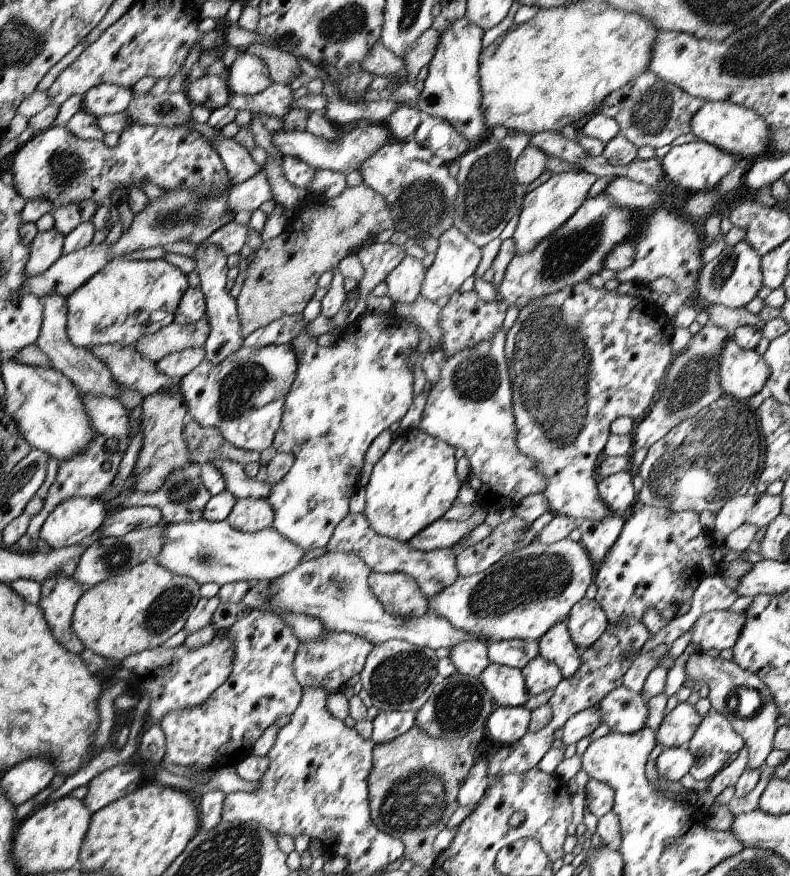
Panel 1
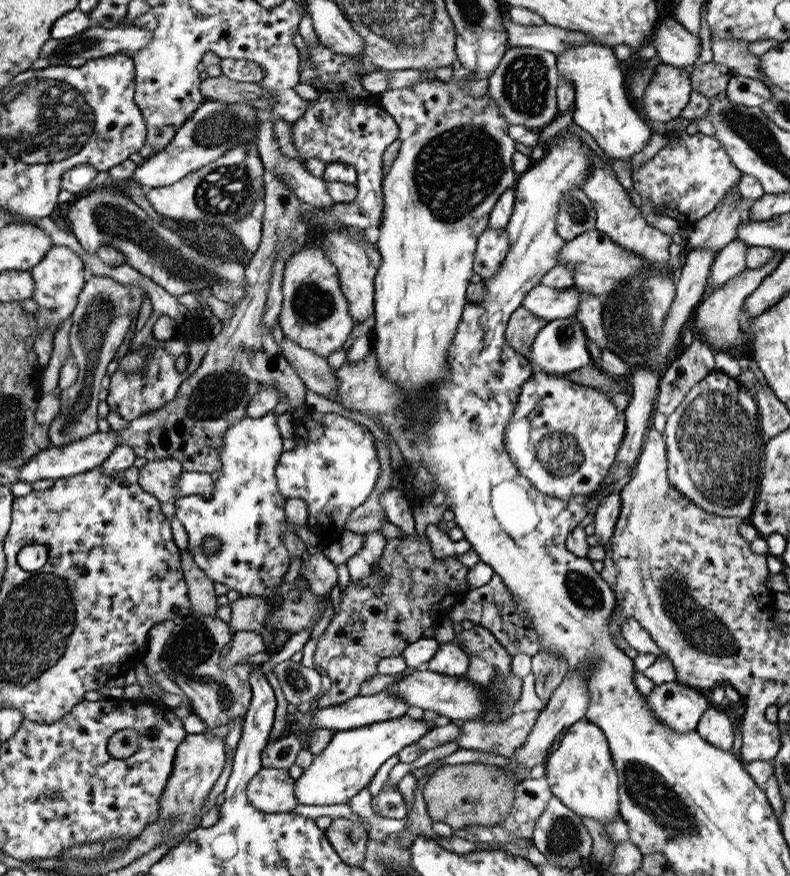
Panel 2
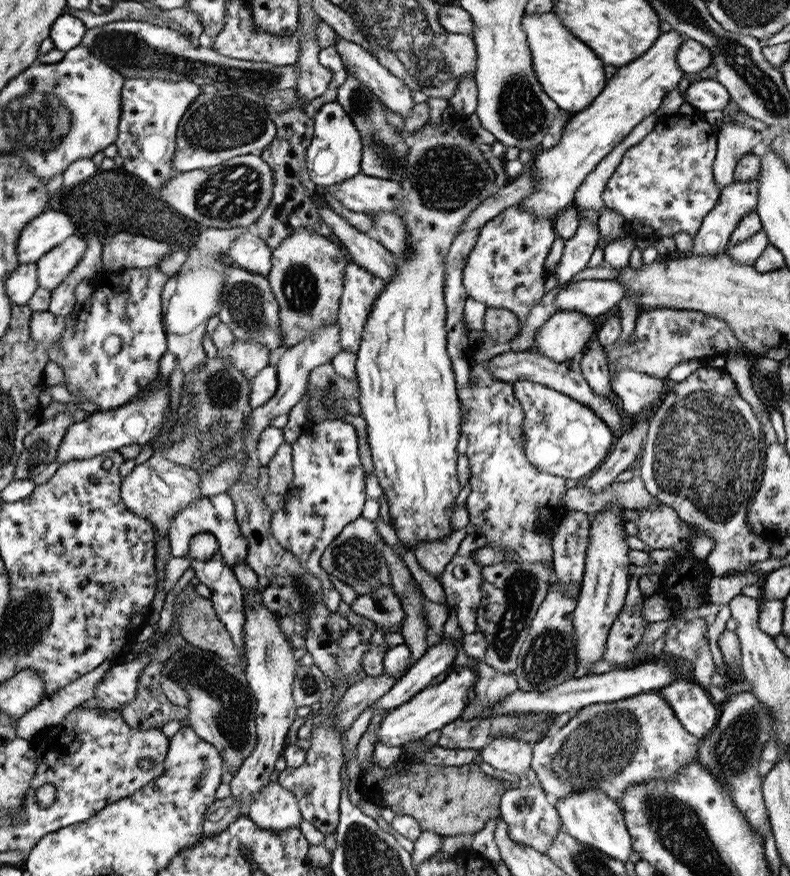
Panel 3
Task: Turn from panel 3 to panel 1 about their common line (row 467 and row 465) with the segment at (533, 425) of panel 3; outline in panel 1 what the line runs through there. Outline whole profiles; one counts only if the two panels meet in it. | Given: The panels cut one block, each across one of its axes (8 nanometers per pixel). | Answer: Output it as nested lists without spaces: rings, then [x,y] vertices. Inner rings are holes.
[[[588,281],[580,282],[576,286],[570,286],[566,290],[558,290],[554,294],[548,294],[546,298],[534,298],[534,302],[528,302],[522,310],[519,310],[514,325],[506,334],[505,357],[510,363],[508,372],[512,385],[513,411],[516,420],[516,446],[521,454],[534,458],[535,468],[538,468],[546,476],[546,488],[543,490],[544,498],[548,500],[549,510],[554,514],[565,514],[570,518],[584,518],[584,520],[604,520],[608,516],[621,516],[618,512],[612,512],[598,492],[599,480],[596,480],[596,470],[603,457],[604,446],[610,436],[610,426],[619,416],[629,416],[639,422],[650,412],[650,406],[654,404],[662,380],[666,378],[666,370],[674,358],[670,339],[676,328],[673,319],[665,313],[665,309],[656,304],[652,299],[634,298],[634,296],[622,296],[616,289],[608,291],[605,288],[595,288]]]

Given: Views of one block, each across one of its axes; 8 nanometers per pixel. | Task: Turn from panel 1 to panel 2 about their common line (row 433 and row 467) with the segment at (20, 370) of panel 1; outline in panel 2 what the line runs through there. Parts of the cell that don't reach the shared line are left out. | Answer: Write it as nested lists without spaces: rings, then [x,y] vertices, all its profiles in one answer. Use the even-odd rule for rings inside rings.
[[[98,430],[92,436],[87,436],[65,445],[52,445],[52,447],[41,450],[40,453],[30,457],[30,460],[21,466],[20,481],[28,483],[35,483],[37,480],[56,481],[58,478],[70,478],[89,472],[89,470],[100,466],[118,444],[121,444],[120,438],[118,438],[118,431],[102,432]]]

